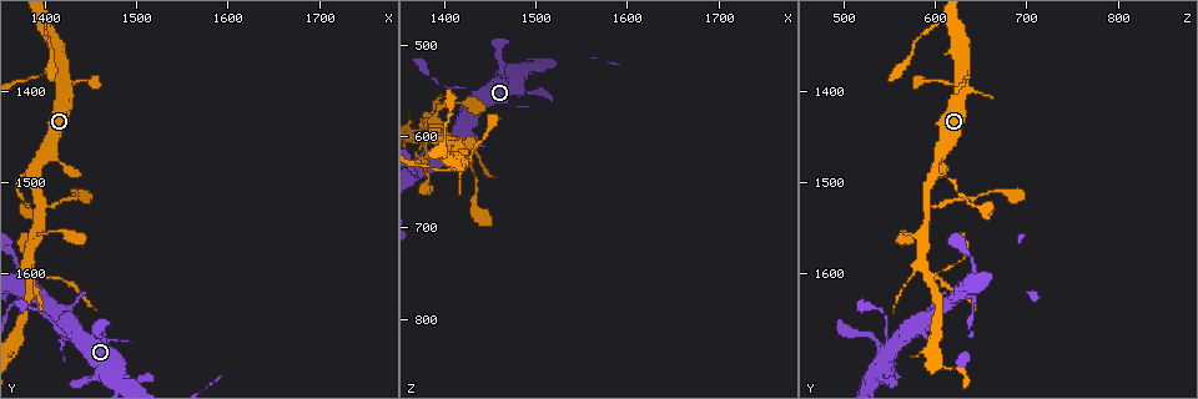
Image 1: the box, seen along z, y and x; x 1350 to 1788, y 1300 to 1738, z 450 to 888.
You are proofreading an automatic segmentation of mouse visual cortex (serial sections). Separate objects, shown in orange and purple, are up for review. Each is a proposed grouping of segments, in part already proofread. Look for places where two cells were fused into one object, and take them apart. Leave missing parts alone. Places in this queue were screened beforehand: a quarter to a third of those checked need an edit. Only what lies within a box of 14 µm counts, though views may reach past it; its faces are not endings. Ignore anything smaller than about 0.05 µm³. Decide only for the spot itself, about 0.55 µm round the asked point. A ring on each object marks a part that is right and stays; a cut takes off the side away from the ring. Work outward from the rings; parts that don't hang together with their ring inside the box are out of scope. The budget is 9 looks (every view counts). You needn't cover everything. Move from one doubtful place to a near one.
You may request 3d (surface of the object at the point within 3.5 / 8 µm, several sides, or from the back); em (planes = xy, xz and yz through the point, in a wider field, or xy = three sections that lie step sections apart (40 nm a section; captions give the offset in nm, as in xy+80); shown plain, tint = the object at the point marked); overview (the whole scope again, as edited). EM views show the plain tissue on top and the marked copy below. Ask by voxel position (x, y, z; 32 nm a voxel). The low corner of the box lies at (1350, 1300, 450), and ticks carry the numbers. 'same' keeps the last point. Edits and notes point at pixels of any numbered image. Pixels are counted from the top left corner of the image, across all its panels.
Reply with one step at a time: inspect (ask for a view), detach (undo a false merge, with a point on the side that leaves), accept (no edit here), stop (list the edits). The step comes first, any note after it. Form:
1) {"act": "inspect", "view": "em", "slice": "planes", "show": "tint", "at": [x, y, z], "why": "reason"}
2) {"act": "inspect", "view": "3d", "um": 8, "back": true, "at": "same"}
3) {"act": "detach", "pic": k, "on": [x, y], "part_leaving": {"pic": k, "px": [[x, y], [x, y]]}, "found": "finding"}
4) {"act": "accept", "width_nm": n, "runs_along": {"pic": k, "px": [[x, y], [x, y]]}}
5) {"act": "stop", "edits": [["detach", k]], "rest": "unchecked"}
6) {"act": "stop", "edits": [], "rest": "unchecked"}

{"act": "inspect", "view": "3d", "um": 8, "at": [1435, 1670, 555], "why": "side arm on a straight run"}

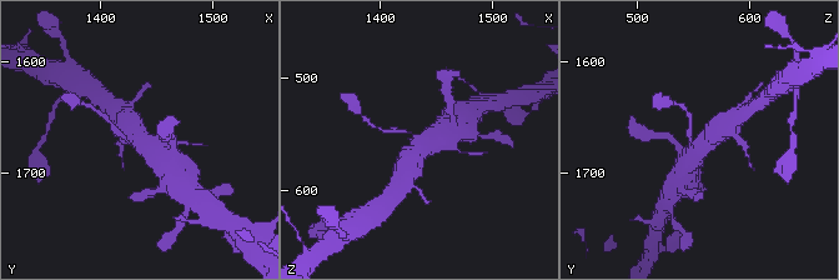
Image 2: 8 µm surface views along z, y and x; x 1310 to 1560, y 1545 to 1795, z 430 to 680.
{"act": "inspect", "view": "em", "slice": "xy", "step": 3, "show": "tint", "at": [1434, 1672, 554]}

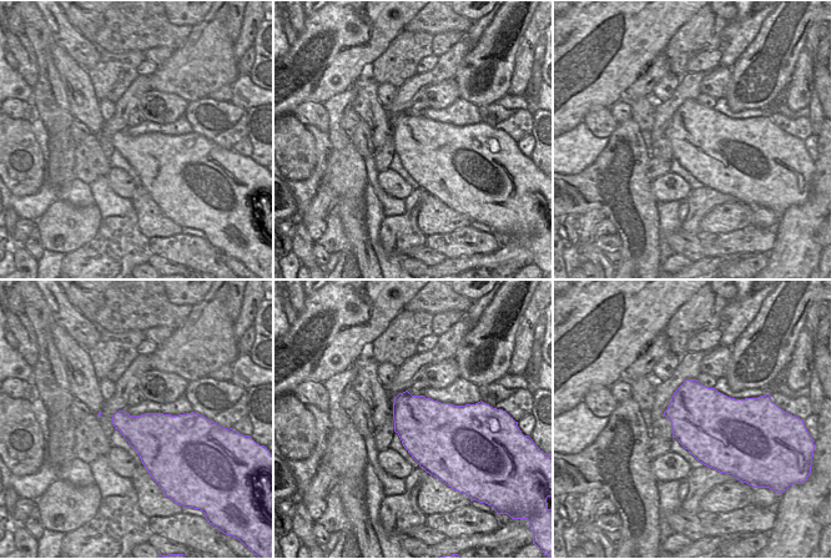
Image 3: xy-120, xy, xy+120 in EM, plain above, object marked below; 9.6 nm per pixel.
{"act": "accept", "found": "all the same cell"}

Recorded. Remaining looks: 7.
{"act": "inspect", "view": "3d", "um": 3.5, "at": [1395, 1525, 590]}

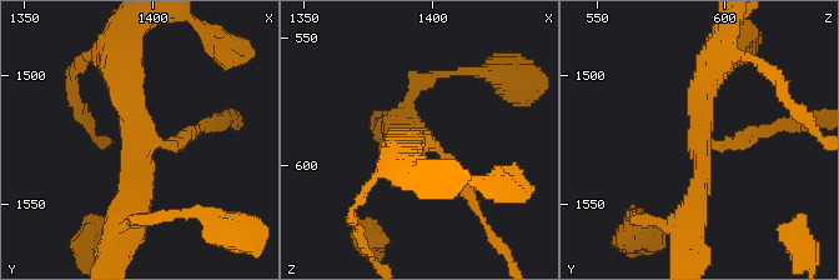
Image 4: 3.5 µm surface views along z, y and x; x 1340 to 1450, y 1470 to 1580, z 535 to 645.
{"act": "inspect", "view": "em", "slice": "xy", "step": 3, "show": "tint", "at": [1394, 1523, 590]}

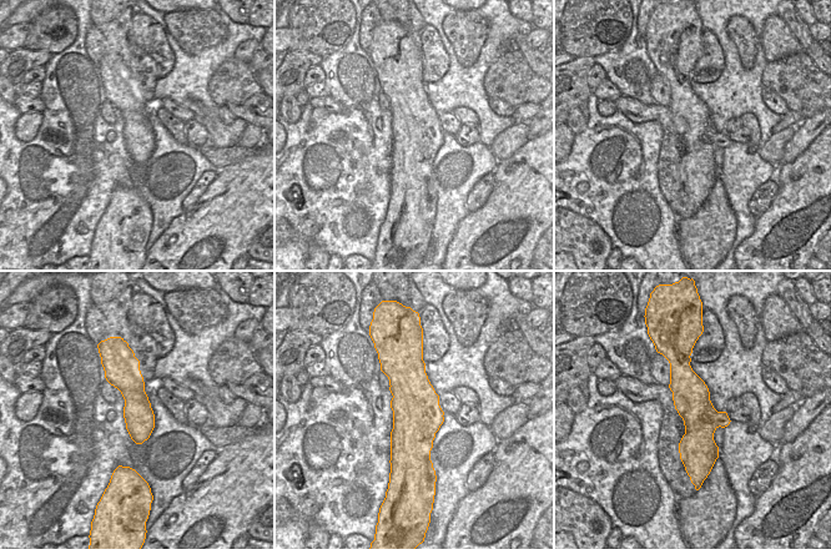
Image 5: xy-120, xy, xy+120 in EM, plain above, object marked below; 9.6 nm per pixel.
{"act": "accept", "arm_widths_nm": [200, 250, 400], "runs_along": {"pic": 5, "px": [[686, 358], [701, 463]]}, "found": "continuous, no second cell"}

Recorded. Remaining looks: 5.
{"act": "inspect", "view": "em", "slice": "xy", "step": 1, "show": "tint", "at": [1410, 1375, 635], "why": "sudden change in width"}

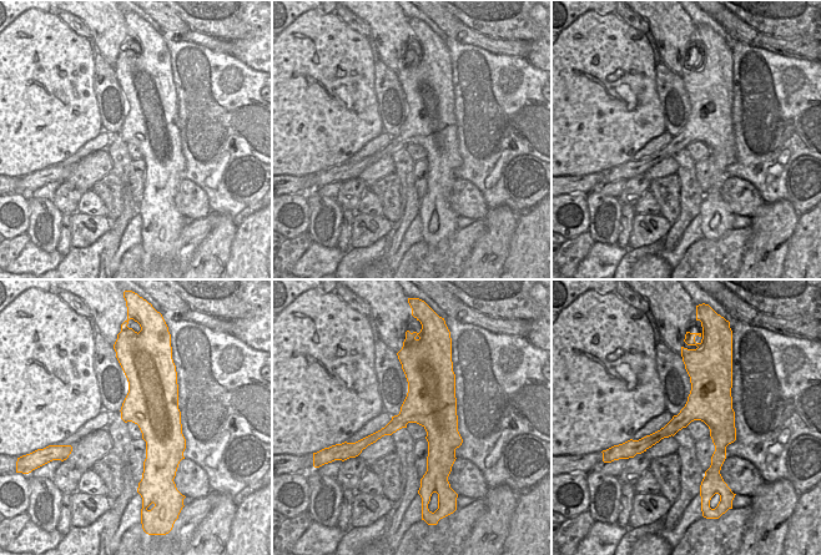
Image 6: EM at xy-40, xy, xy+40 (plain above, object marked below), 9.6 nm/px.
{"act": "inspect", "view": "3d", "um": 3.5, "at": "same", "why": "wider look"}

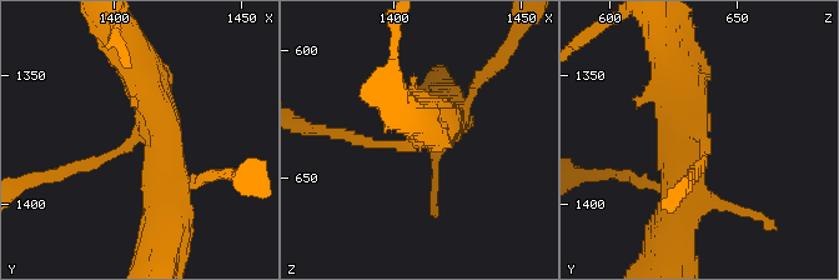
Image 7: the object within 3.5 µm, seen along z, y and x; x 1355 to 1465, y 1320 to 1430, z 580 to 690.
{"act": "accept", "arm_widths_nm": [150, 500, 500], "found": "all the same cell"}

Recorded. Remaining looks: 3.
{"act": "inspect", "view": "3d", "um": 3.5, "at": [1385, 1600, 595], "why": "thin arm on a thick one"}

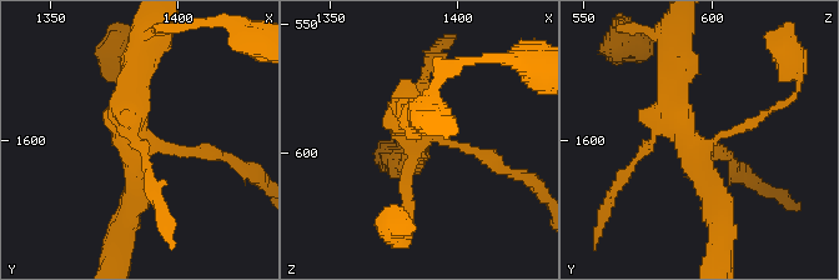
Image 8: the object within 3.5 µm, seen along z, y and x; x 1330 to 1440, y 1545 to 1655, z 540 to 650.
{"act": "inspect", "view": "em", "slice": "planes", "show": "tint", "at": "same", "why": "shape alone is not enough"}

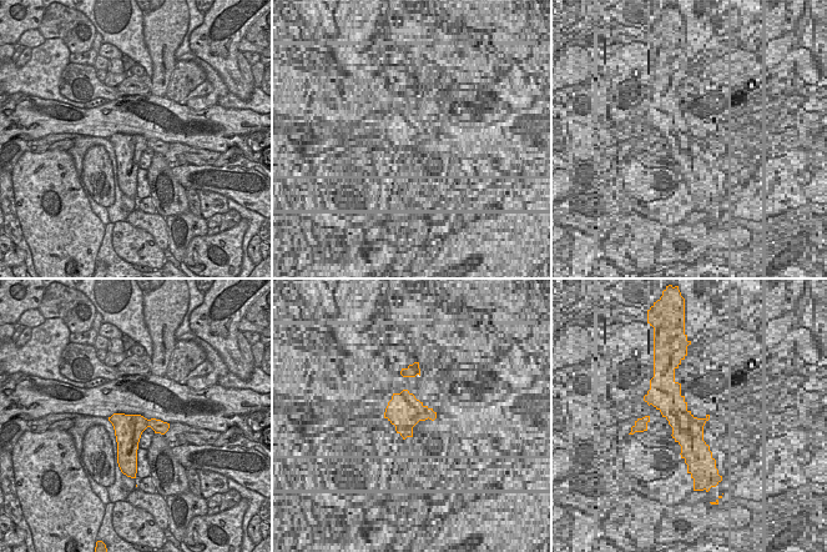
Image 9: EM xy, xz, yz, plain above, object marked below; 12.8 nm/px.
{"act": "inspect", "view": "em", "slice": "xy", "step": 1, "show": "tint", "at": "same", "why": "another direction"}

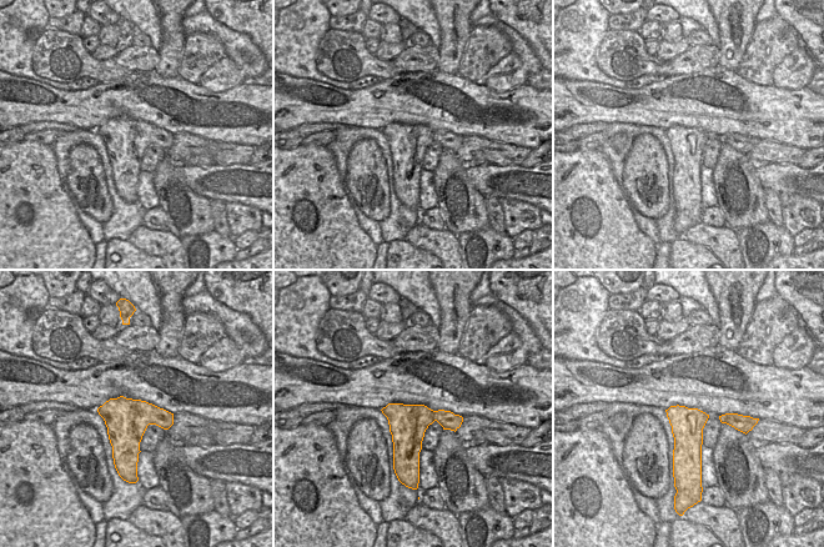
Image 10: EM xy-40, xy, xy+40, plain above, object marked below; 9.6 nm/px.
{"act": "detach", "pic": 8, "on": [493, 155], "part_leaving": {"pic": 8, "px": [[455, 144], [527, 176], [538, 189]]}, "found": "two cells meet here"}

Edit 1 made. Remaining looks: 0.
{"act": "stop", "edits": [["detach", 8]], "rest": "unchecked"}

